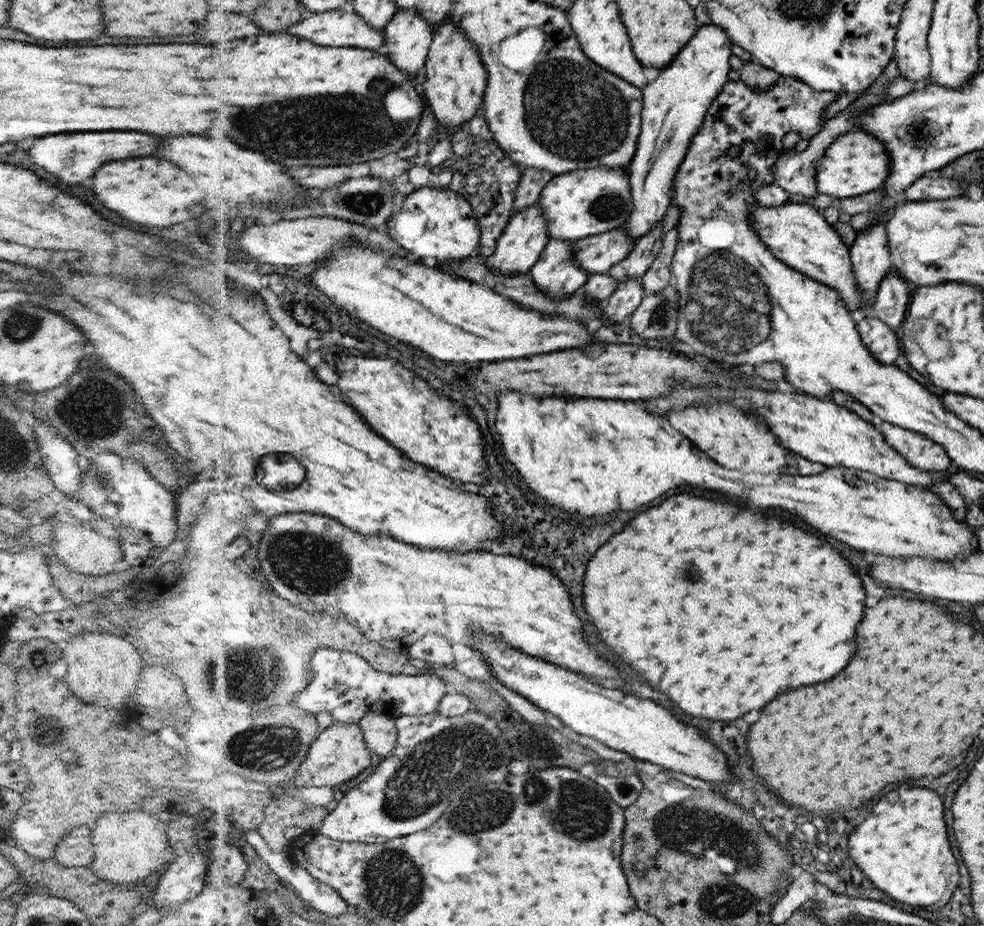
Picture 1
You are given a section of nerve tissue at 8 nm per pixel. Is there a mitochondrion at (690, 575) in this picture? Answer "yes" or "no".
no

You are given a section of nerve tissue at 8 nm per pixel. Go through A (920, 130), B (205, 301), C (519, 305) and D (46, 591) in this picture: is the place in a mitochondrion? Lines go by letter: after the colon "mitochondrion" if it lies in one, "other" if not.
A: mitochondrion
B: mitochondrion
C: other
D: other

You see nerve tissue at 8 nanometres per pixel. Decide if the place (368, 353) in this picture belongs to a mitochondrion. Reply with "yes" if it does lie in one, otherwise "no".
no

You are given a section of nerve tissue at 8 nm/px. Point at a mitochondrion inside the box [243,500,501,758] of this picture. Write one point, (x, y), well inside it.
(311, 564)

